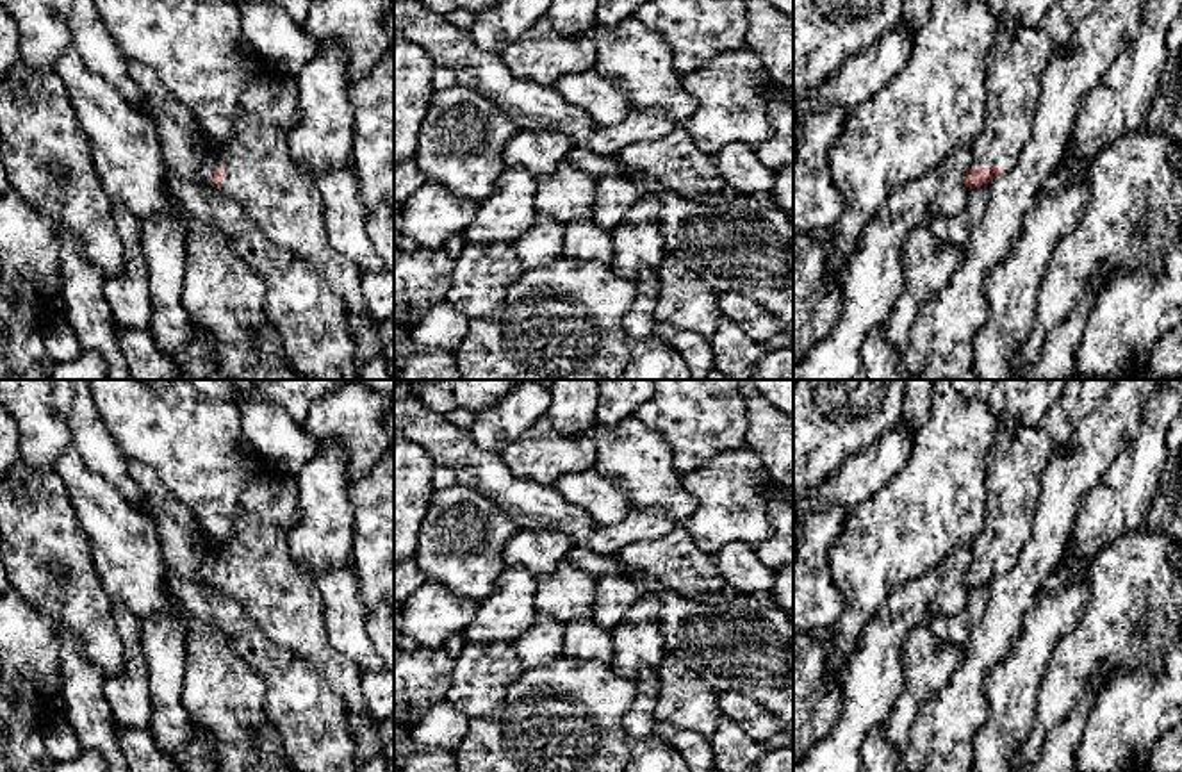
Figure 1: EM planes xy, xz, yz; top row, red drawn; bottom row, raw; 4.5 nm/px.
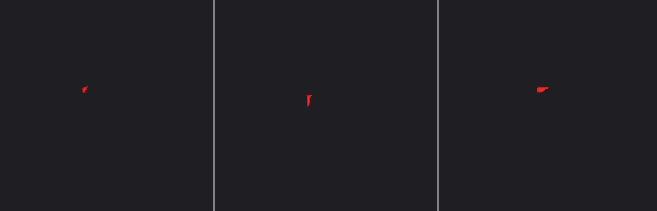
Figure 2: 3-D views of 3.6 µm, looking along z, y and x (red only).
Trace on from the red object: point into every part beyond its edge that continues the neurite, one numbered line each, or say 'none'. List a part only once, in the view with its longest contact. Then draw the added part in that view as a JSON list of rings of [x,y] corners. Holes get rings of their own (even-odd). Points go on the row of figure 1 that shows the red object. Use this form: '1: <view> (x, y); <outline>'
1: xy (279, 197); [[[257,57],[253,62],[257,75],[239,98],[234,136],[225,143],[209,137],[214,159],[201,168],[201,180],[212,185],[214,169],[225,168],[226,175],[218,189],[241,207],[255,230],[319,271],[330,291],[344,301],[351,319],[365,312],[360,269],[330,246],[323,219],[324,203],[316,180],[292,159],[287,144],[287,136],[300,118],[296,78],[276,73]]]

